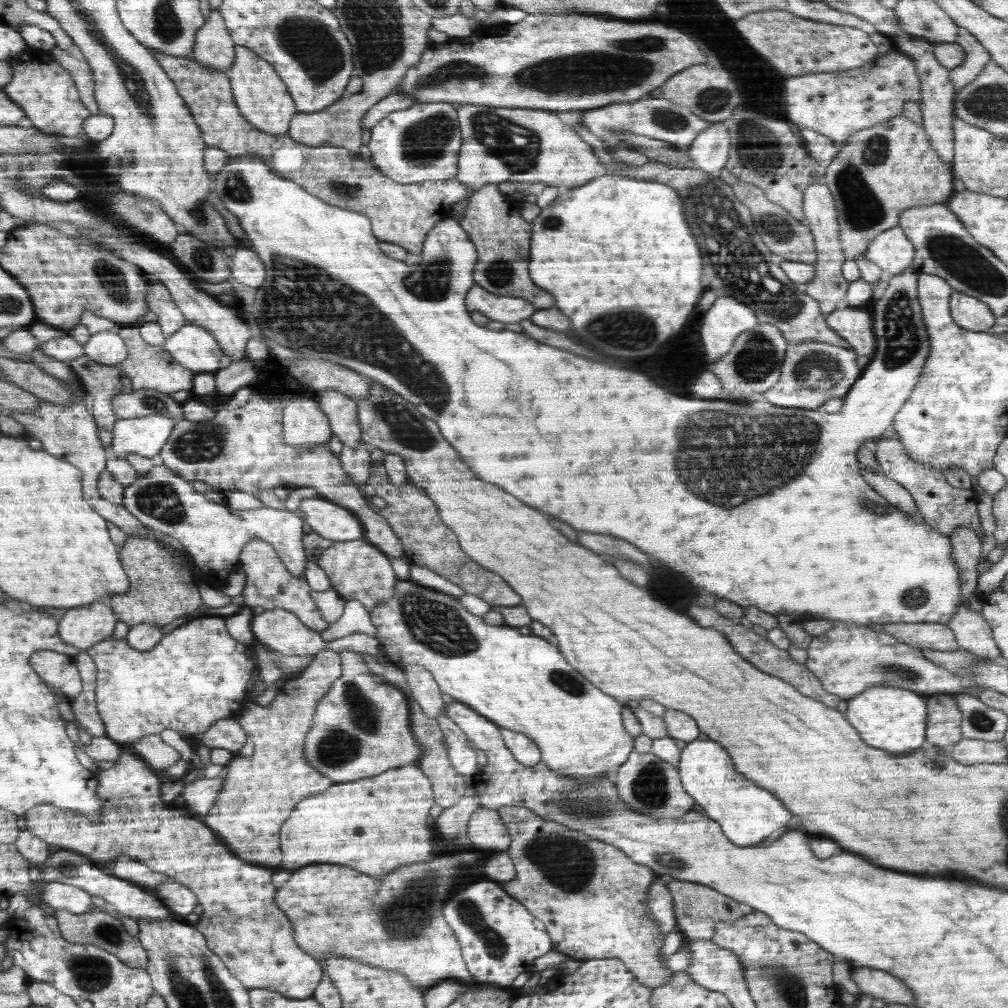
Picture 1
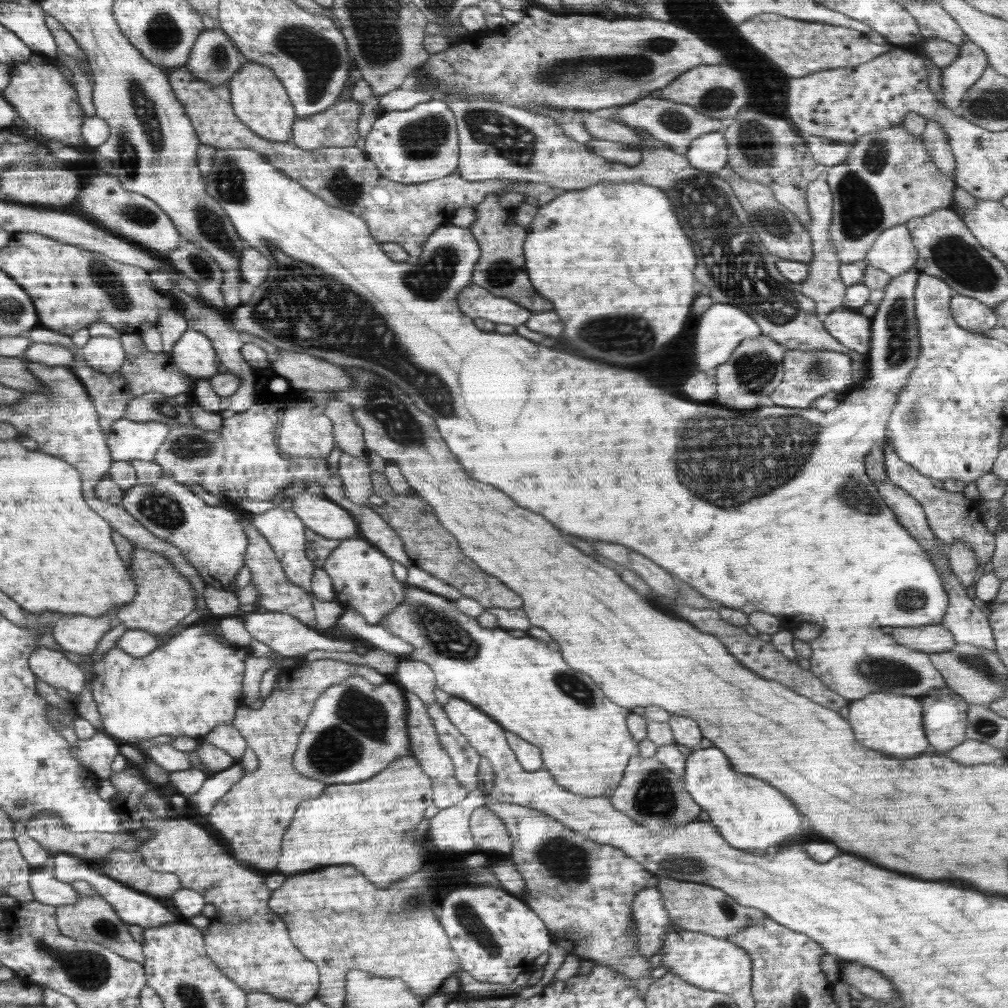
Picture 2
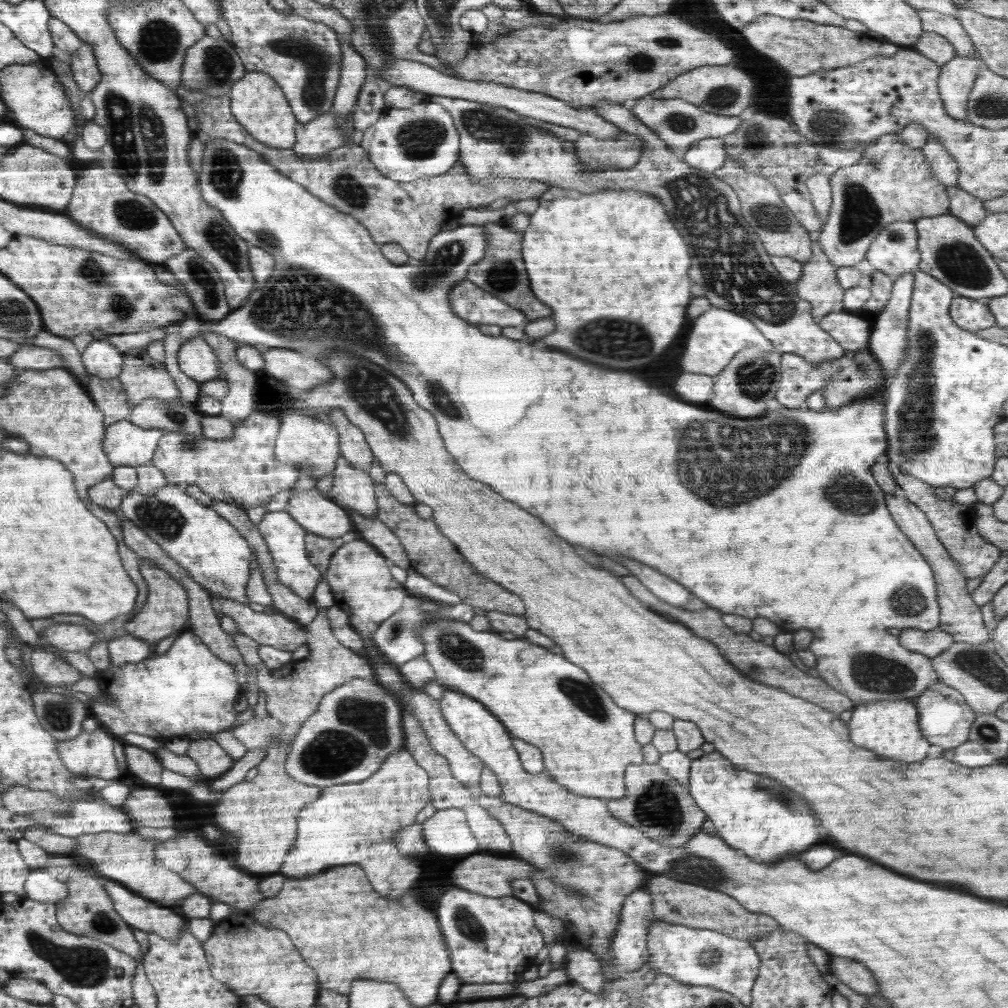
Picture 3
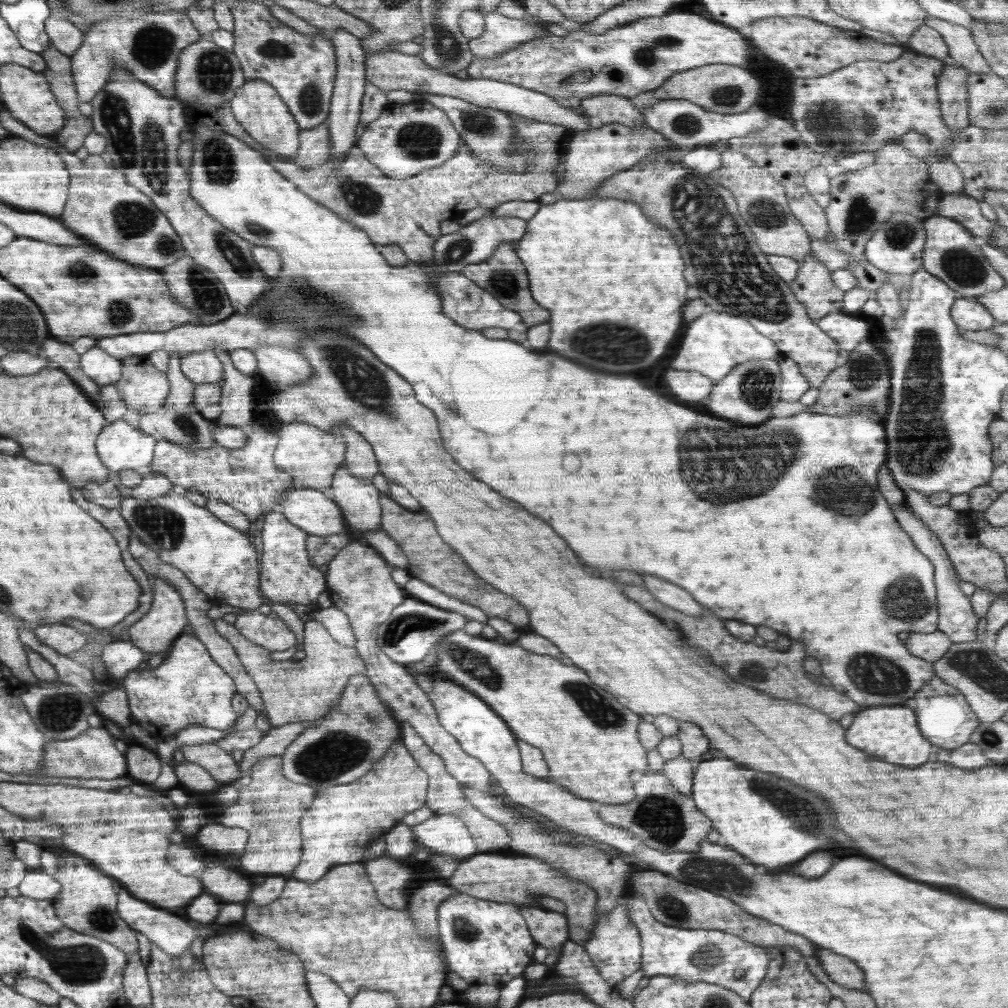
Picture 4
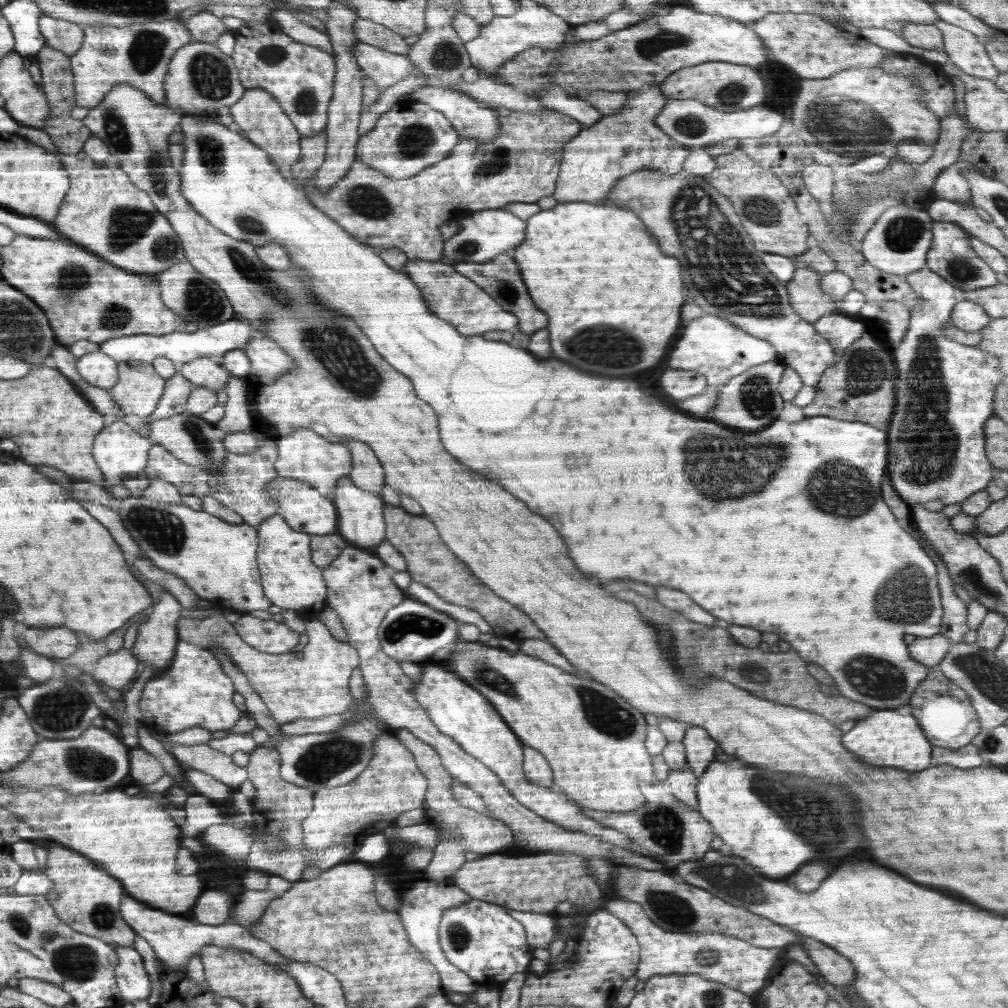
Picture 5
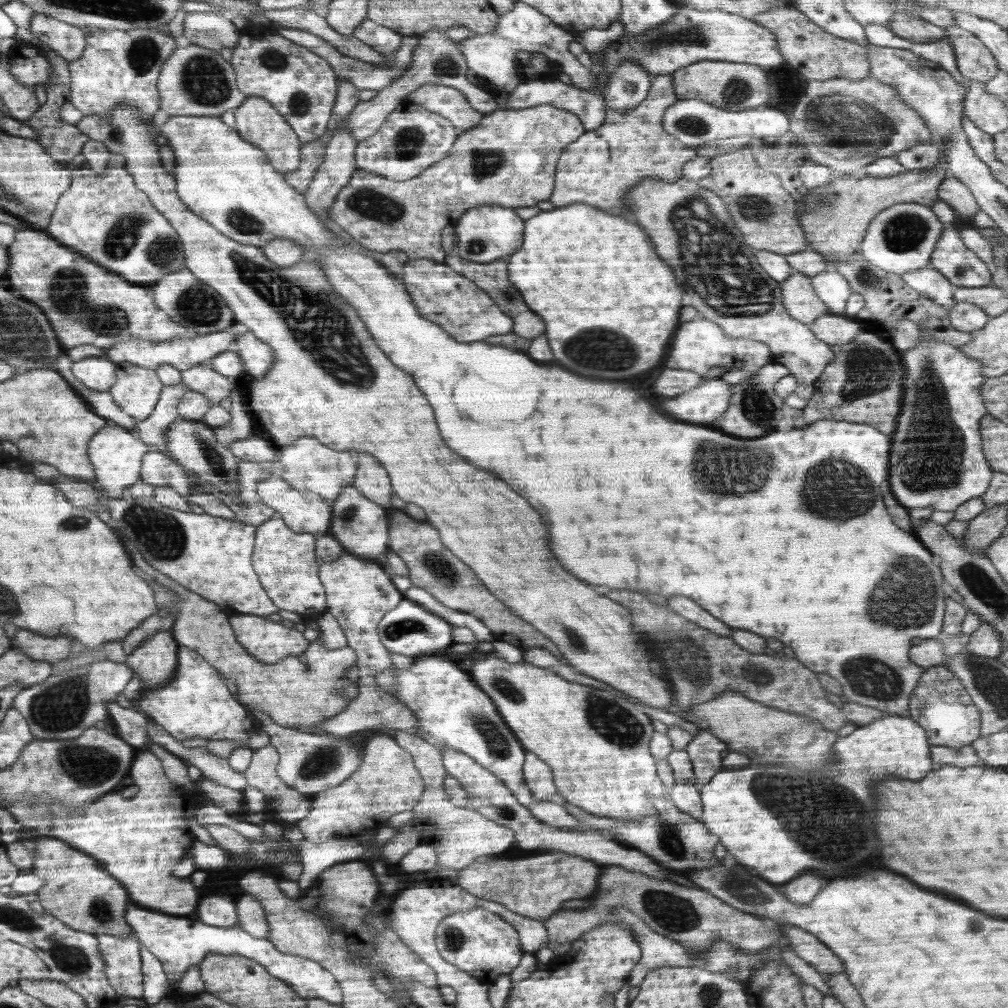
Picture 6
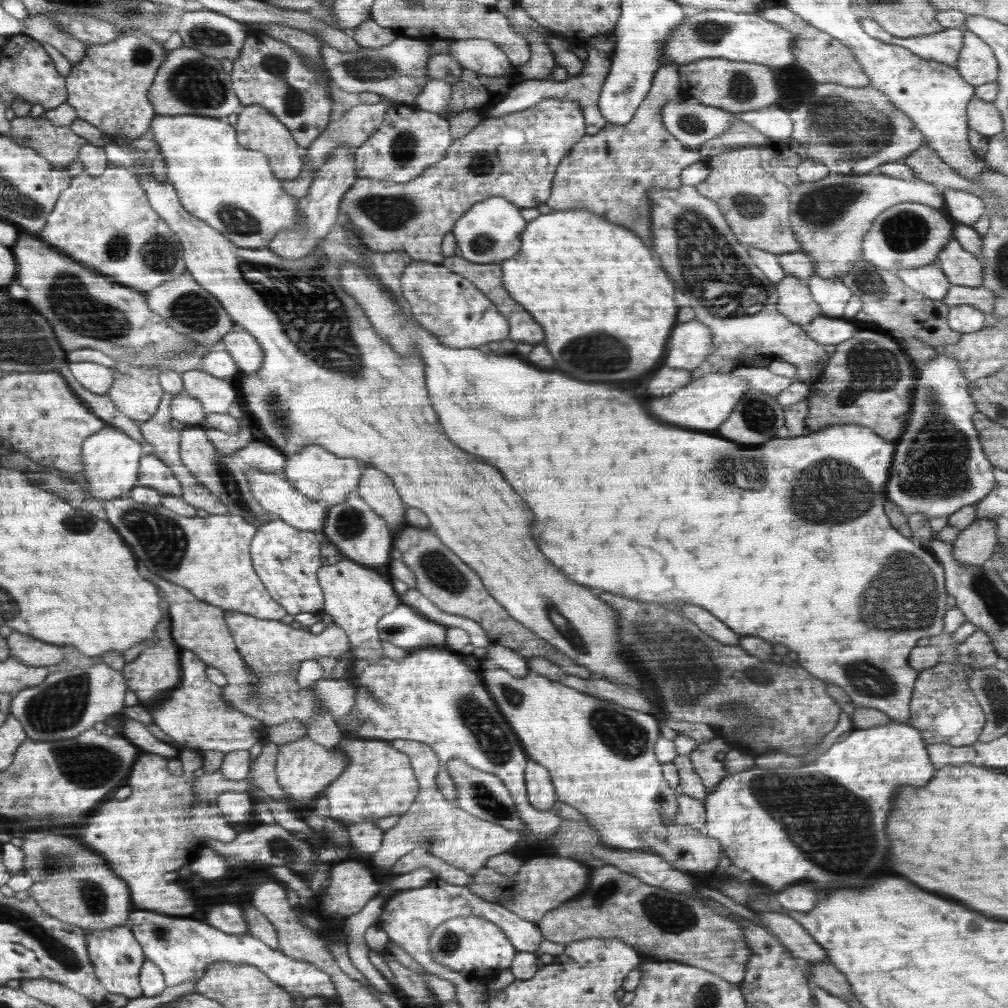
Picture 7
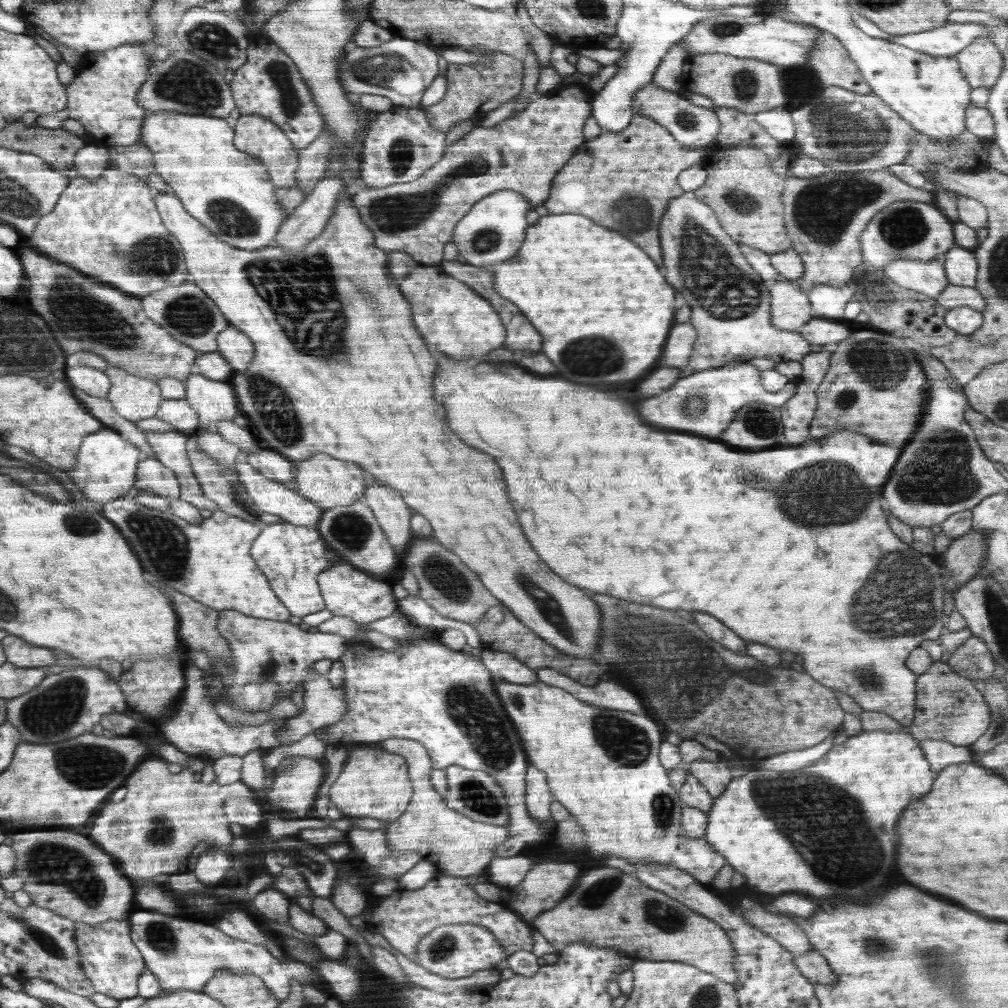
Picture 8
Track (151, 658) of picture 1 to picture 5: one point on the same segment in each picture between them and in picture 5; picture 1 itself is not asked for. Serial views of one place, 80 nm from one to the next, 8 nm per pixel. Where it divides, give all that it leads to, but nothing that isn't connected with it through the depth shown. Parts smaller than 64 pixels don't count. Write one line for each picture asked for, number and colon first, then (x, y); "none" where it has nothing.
2: (190, 685)
3: (185, 688)
4: (189, 687)
5: (195, 691)

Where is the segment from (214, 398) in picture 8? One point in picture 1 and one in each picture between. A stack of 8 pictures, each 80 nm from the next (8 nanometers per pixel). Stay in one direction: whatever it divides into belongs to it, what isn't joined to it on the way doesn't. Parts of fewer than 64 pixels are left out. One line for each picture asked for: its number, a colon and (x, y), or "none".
1: (193, 346)
2: (193, 352)
3: (196, 359)
4: (202, 367)
5: (206, 372)
6: (202, 378)
7: (216, 394)

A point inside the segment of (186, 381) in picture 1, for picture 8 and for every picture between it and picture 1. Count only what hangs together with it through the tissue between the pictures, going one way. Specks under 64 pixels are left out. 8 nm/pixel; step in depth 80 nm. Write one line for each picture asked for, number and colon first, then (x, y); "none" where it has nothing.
2: (144, 371)
3: (141, 376)
4: (142, 386)
5: (139, 389)
6: (137, 389)
7: (136, 391)
8: (133, 398)

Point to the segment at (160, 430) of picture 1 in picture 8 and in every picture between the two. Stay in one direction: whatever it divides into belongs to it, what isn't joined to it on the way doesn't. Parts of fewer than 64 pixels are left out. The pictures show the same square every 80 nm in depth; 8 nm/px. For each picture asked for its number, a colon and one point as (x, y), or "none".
2: (129, 440)
3: (126, 444)
4: (121, 446)
5: (121, 452)
6: (116, 455)
7: (111, 458)
8: (106, 468)

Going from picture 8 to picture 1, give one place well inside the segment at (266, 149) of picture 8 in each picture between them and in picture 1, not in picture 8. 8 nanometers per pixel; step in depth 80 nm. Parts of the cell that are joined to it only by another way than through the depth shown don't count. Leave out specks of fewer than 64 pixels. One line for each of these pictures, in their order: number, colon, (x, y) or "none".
1: (261, 96)
2: (259, 99)
3: (258, 103)
4: (257, 106)
5: (258, 116)
6: (258, 122)
7: (258, 129)

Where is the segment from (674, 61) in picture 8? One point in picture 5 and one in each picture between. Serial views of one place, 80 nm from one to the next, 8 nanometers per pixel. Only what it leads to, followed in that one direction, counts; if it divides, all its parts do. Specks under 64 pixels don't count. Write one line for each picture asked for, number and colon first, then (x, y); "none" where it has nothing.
5: (629, 141)
6: (598, 169)
7: (610, 173)

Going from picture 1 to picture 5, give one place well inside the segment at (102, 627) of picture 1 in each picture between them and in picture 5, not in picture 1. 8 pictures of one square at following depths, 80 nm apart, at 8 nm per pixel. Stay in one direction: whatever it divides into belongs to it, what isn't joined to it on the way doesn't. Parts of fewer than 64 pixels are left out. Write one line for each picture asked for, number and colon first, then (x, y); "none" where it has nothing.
2: (77, 633)
3: (69, 637)
4: (64, 639)
5: (58, 642)

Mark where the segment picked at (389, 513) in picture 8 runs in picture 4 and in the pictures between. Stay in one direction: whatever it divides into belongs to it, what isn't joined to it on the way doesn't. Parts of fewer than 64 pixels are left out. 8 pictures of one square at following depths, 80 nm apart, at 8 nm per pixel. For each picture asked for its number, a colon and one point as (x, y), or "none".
4: (360, 461)
5: (367, 474)
6: (371, 480)
7: (375, 488)

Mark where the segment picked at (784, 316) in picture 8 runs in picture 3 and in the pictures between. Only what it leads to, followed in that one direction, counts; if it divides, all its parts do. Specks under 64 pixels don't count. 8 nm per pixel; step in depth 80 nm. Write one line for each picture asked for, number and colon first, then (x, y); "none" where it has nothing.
3: (819, 285)
4: (813, 287)
5: (807, 297)
6: (800, 300)
7: (795, 301)

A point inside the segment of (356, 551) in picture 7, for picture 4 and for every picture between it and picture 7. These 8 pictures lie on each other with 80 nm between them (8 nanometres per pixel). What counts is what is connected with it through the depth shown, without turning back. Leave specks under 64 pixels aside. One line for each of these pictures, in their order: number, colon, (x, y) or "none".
4: (358, 498)
5: (361, 522)
6: (361, 526)

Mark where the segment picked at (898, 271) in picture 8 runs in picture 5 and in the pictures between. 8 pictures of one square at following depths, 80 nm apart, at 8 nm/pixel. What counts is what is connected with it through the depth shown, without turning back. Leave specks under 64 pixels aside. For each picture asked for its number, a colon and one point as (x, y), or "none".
5: (944, 393)
6: (927, 281)
7: (929, 280)

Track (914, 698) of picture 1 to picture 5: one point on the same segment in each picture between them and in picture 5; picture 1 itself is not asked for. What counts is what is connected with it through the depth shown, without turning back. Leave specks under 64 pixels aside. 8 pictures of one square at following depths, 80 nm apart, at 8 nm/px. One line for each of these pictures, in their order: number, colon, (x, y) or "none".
2: (882, 721)
3: (890, 728)
4: (891, 733)
5: (886, 738)

